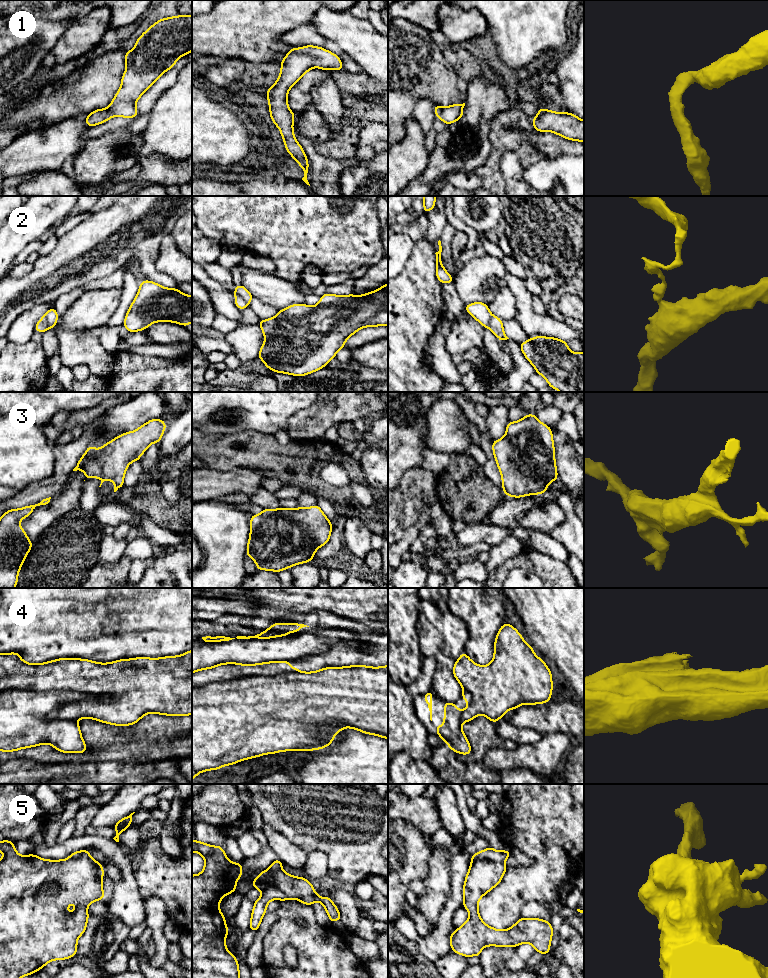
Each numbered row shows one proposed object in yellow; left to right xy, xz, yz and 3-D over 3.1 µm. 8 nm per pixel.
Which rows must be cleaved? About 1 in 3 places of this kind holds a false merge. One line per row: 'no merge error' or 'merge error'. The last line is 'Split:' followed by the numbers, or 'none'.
1: no merge error
2: merge error
3: no merge error
4: merge error
5: merge error
Split: 2, 4, 5

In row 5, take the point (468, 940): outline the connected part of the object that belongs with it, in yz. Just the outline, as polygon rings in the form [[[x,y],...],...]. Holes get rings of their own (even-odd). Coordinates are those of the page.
[[[476,859],[471,862],[463,885],[463,906],[468,910],[469,918],[461,927],[450,934],[450,945],[453,952],[463,955],[466,958],[470,956],[479,957],[485,946],[513,946],[516,948],[521,943],[530,943],[533,945],[536,952],[543,955],[550,953],[553,928],[548,921],[538,918],[520,917],[520,919],[507,930],[497,930],[482,921],[478,911],[478,902],[482,896],[501,882],[506,869],[507,866],[504,863],[489,859]]]

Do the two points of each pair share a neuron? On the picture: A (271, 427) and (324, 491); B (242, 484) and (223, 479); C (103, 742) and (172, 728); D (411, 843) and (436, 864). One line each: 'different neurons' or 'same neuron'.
A: different neurons
B: same neuron
C: same neuron
D: different neurons

